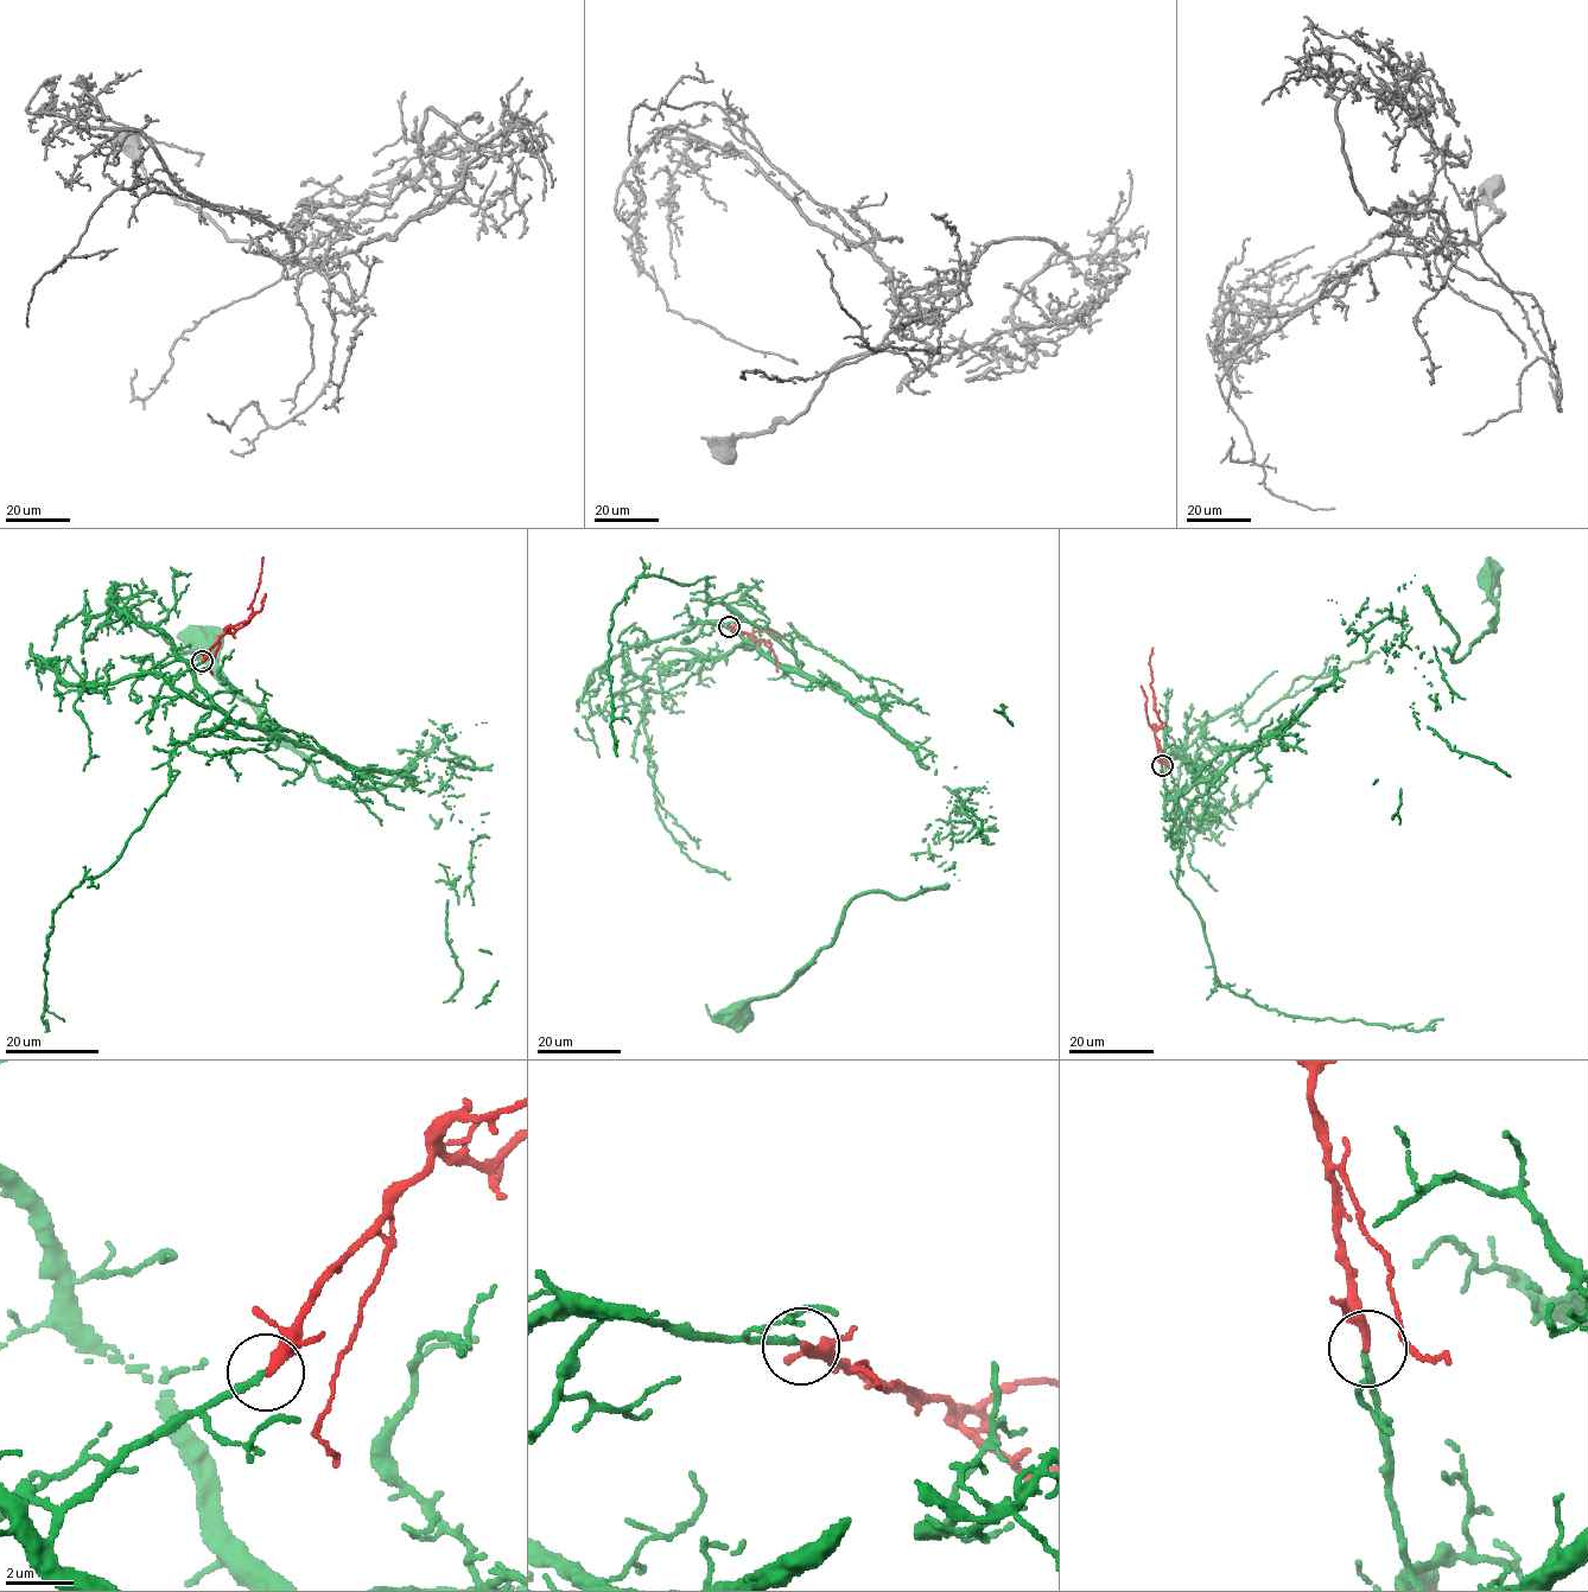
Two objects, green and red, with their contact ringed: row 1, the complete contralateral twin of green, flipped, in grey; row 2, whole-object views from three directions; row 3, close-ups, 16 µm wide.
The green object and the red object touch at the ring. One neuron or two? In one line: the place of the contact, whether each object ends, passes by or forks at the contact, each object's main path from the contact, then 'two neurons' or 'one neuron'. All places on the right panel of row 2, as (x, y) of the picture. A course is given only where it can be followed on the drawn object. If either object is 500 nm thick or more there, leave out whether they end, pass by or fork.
(1162, 765) | green ends | red ends | green via (1161, 765), (1170, 797), (1285, 726), (1355, 616), (1404, 619), (1405, 584), (1462, 657), (1497, 613), (1486, 578) | red via (1161, 765), (1155, 734), (1161, 721), (1150, 683), (1153, 648) | one neuron

